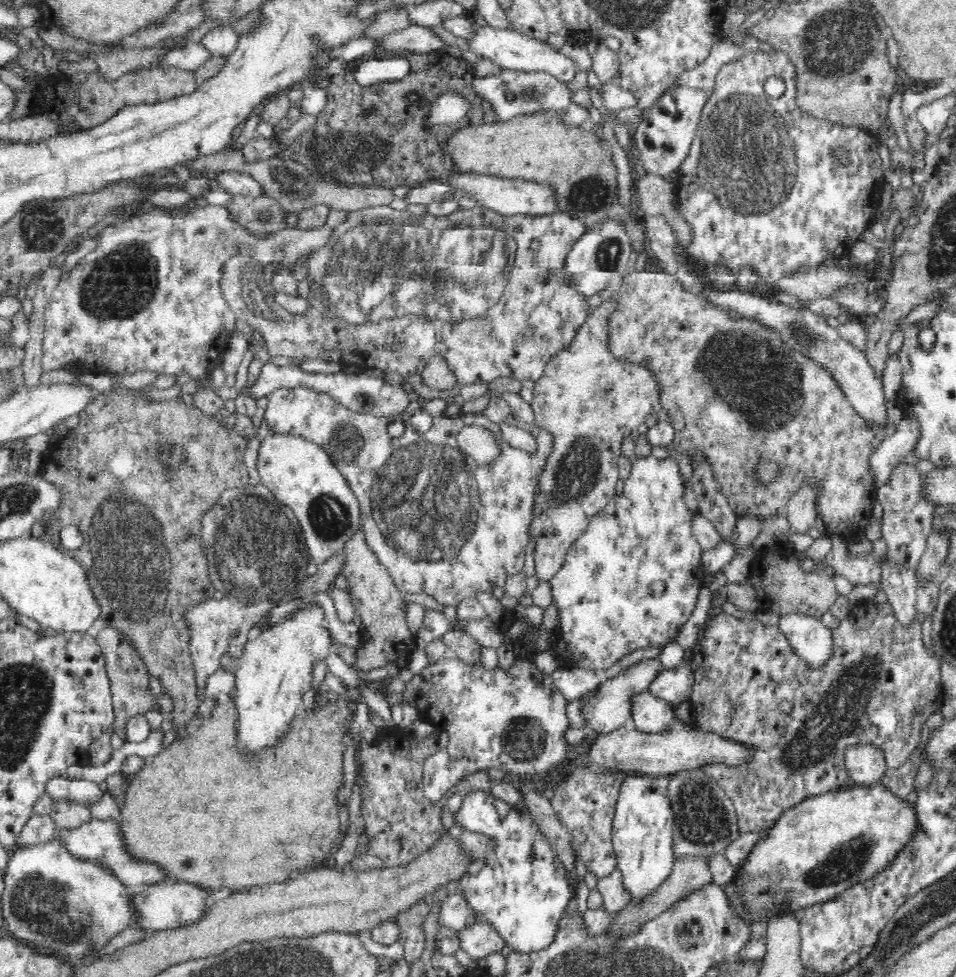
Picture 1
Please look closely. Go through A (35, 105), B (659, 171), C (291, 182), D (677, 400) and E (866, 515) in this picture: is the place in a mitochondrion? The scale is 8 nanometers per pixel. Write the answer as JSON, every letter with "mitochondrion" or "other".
{"A":"other","B":"other","C":"mitochondrion","D":"other","E":"other"}

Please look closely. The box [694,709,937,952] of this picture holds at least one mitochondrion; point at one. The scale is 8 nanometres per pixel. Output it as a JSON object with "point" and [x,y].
{"point":[844,863]}

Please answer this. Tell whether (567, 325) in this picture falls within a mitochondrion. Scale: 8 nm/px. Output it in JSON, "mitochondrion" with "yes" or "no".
{"mitochondrion":"no"}

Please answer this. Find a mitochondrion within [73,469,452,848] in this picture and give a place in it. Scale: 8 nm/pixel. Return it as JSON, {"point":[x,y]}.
{"point":[129,554]}

